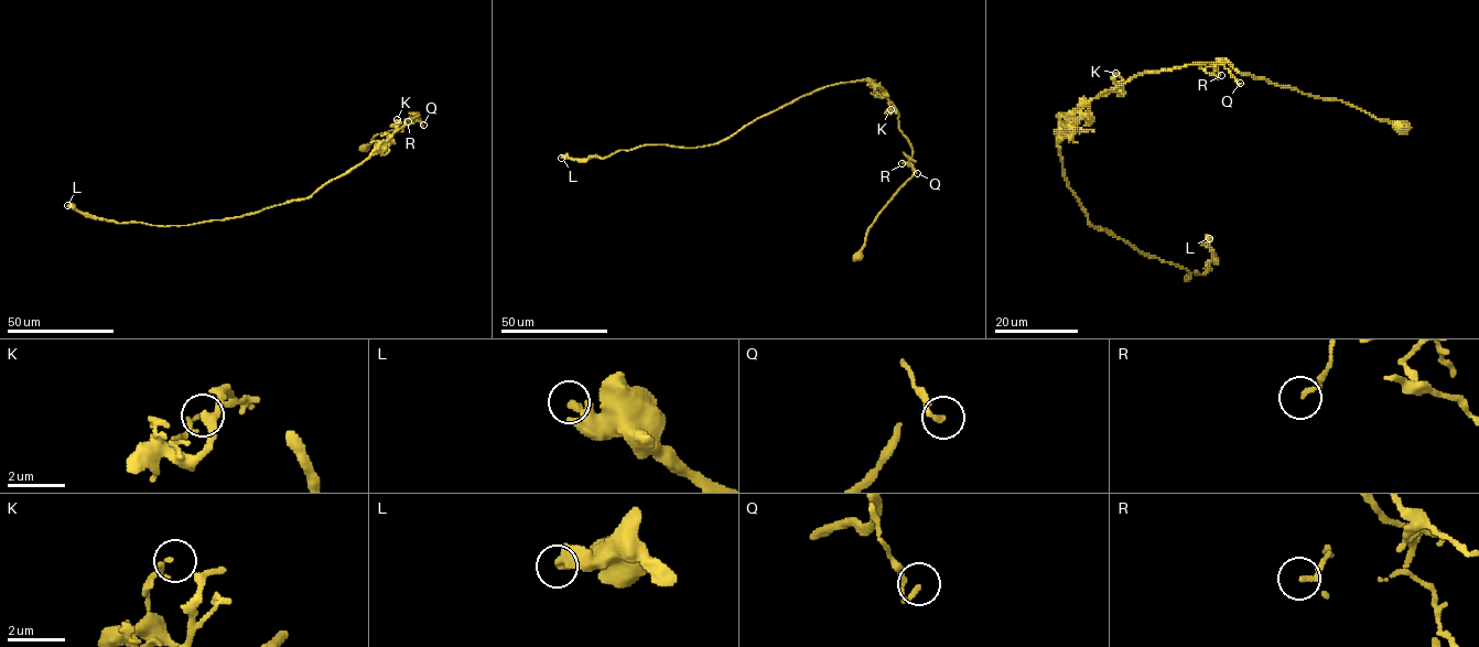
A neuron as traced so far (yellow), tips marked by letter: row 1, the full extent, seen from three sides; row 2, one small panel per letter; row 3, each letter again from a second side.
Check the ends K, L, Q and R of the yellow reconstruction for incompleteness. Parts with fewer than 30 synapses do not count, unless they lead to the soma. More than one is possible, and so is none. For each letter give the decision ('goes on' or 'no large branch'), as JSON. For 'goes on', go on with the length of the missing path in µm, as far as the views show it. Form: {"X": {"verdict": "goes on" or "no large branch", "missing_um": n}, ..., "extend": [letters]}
{"K": {"verdict": "no large branch"}, "L": {"verdict": "no large branch"}, "Q": {"verdict": "no large branch"}, "R": {"verdict": "no large branch"}, "extend": []}

